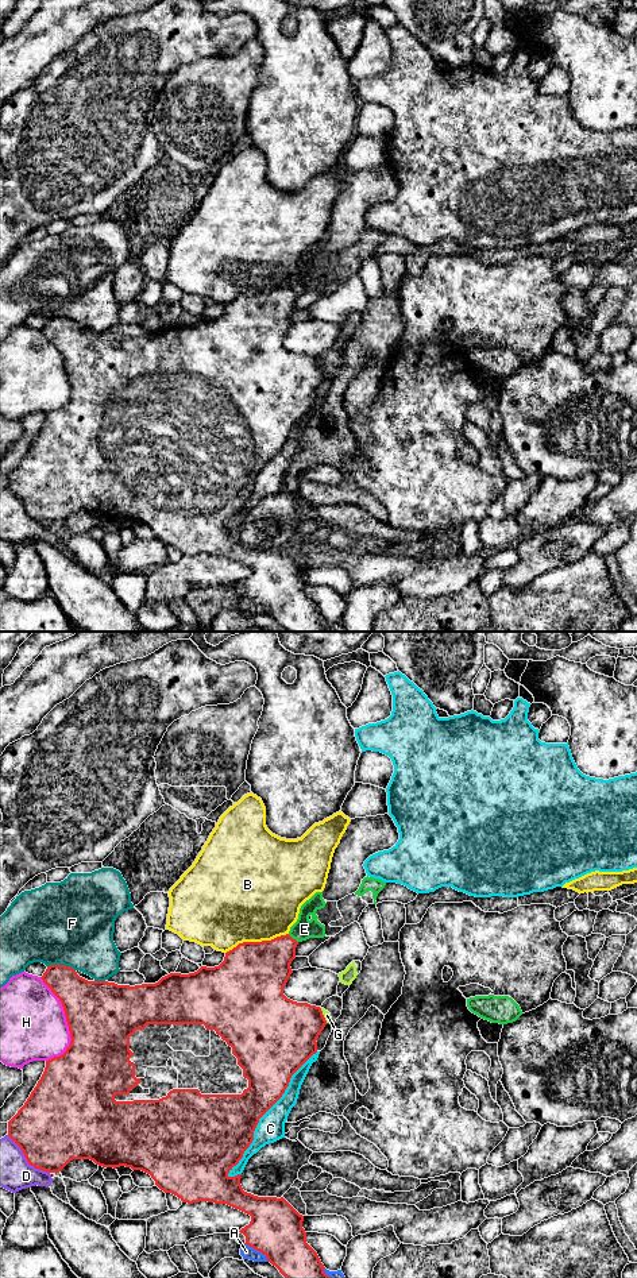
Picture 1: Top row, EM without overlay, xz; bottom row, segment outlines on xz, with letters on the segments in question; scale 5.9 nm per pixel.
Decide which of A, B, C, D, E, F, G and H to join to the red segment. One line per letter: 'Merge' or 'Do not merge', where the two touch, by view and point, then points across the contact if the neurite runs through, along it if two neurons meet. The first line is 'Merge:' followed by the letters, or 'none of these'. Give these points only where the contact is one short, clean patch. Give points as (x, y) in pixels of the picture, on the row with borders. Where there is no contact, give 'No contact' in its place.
Merge: none of these
A: Do not merge. Touches red at xz (257, 1250)
B: Do not merge. Touches red at xz (257, 942)
C: Do not merge. Touches red at xz (265, 1112)
D: Do not merge. Touches red at xz (26, 1158)
E: Do not merge. Touches red at xz (292, 938). Boundary: xz (288, 934), (297, 942)
F: Do not merge. Touches red at xz (61, 965)
G: Do not merge. Touches red at xz (323, 1015)
H: Do not merge. Touches red at xz (68, 1023)

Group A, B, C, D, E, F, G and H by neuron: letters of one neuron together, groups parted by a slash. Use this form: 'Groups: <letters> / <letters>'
Groups: A / B / C / D / E G / F / H

